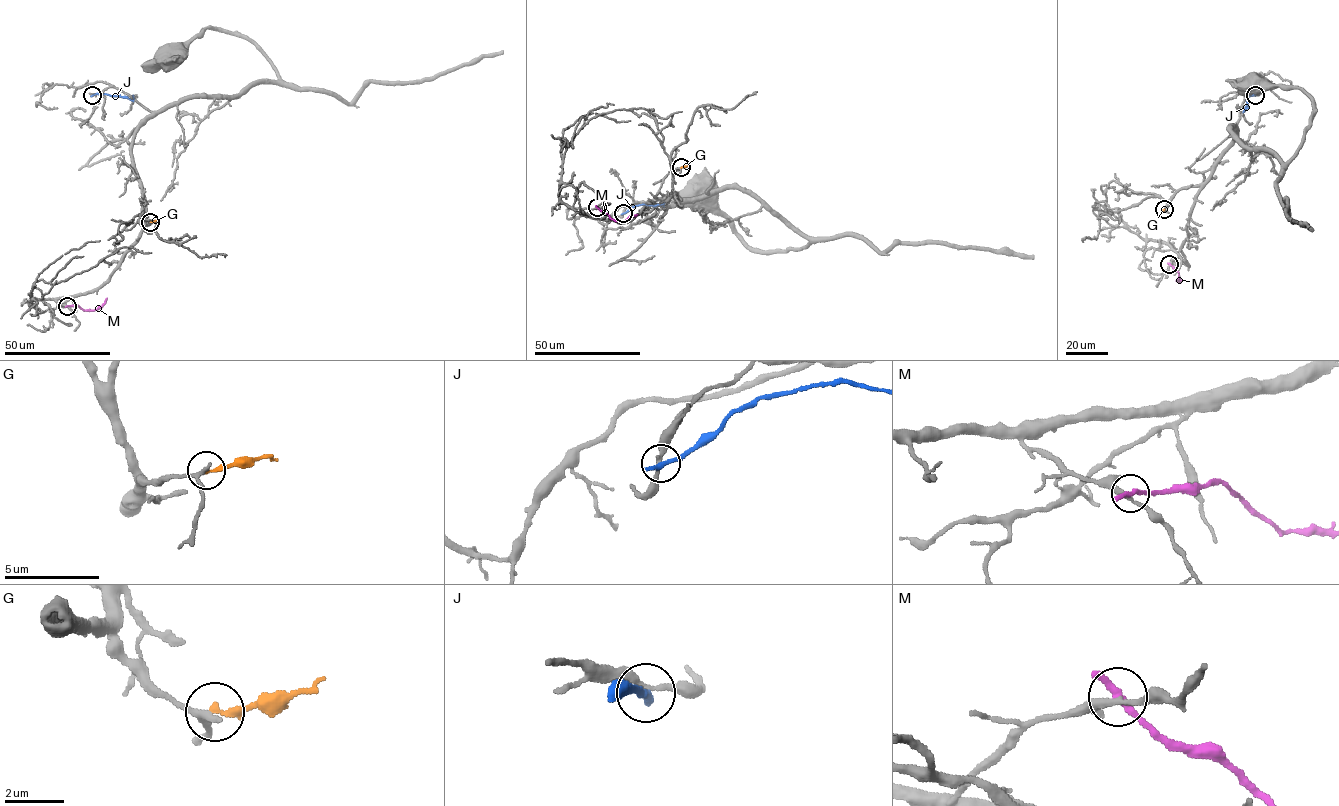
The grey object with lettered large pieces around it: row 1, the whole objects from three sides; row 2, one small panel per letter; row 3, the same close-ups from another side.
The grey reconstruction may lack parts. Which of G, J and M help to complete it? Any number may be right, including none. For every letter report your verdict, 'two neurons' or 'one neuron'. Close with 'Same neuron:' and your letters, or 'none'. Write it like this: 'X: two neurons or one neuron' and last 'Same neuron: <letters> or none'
G: two neurons
J: two neurons
M: two neurons
Same neuron: none

